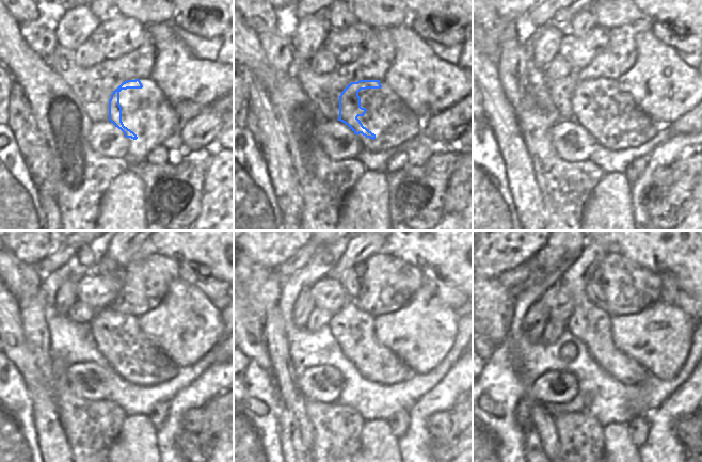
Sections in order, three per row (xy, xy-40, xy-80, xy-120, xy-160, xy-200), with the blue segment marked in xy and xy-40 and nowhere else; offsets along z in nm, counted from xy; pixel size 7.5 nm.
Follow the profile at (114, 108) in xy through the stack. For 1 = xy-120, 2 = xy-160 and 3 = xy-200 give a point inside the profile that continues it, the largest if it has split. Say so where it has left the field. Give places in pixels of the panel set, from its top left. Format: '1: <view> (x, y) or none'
1: xy-120 (115, 334)
2: xy-160 (352, 329)
3: xy-200 (590, 324)

